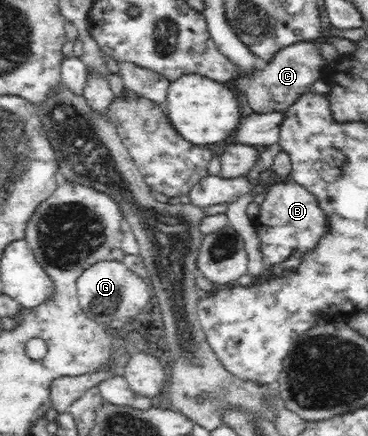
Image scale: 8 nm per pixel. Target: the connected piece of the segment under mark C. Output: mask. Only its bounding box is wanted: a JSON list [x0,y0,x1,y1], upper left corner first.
[238,39,326,113]

